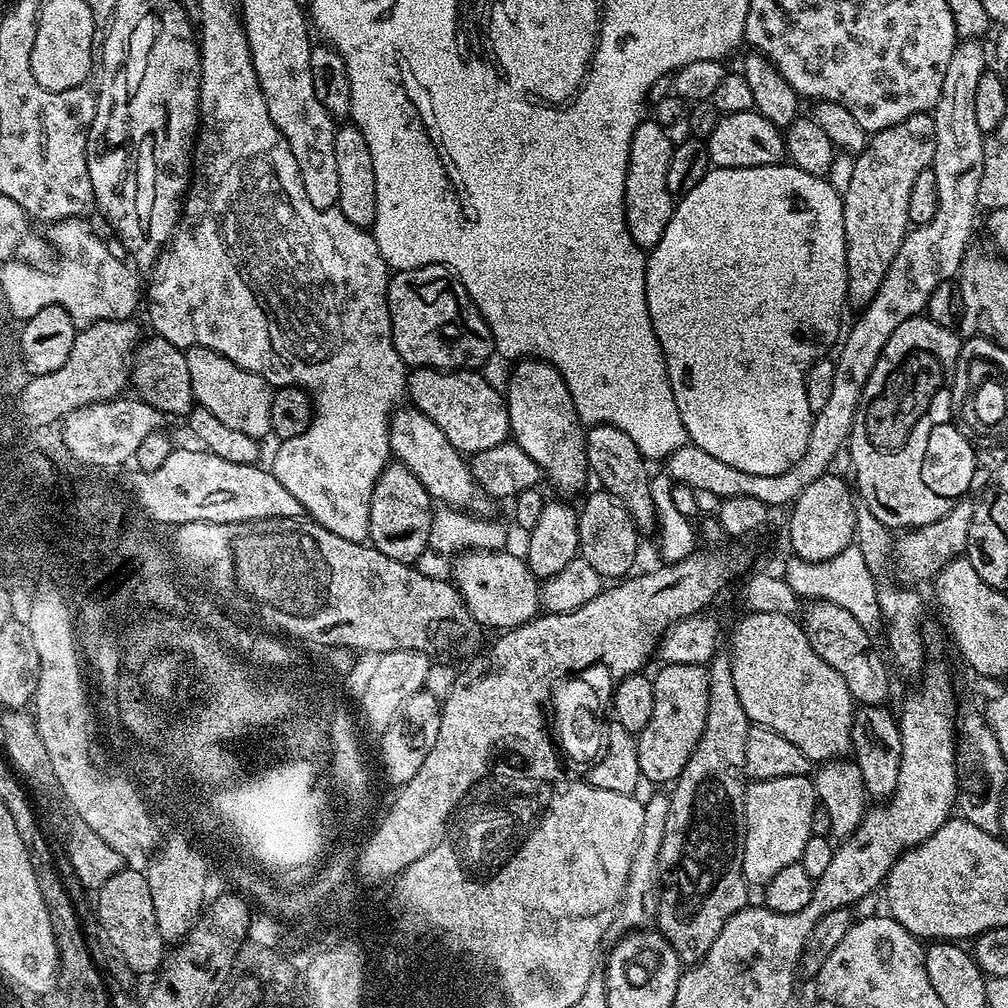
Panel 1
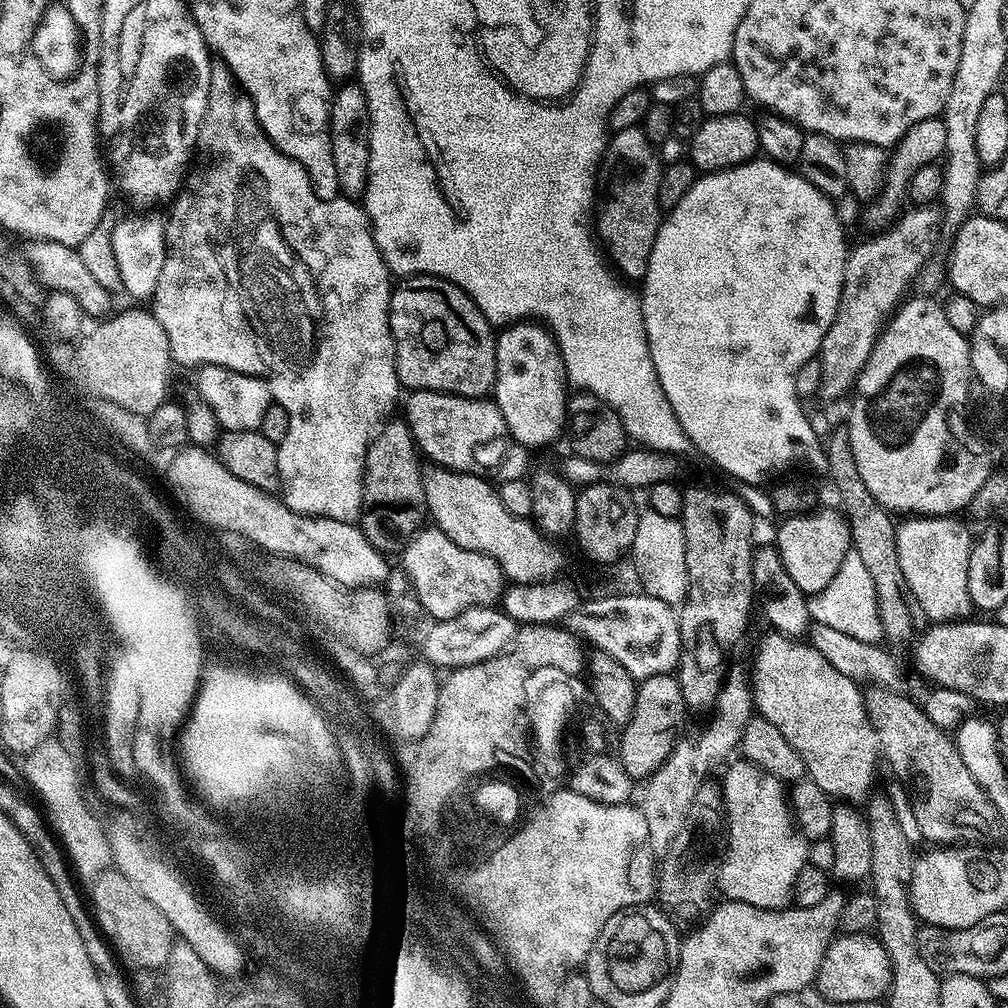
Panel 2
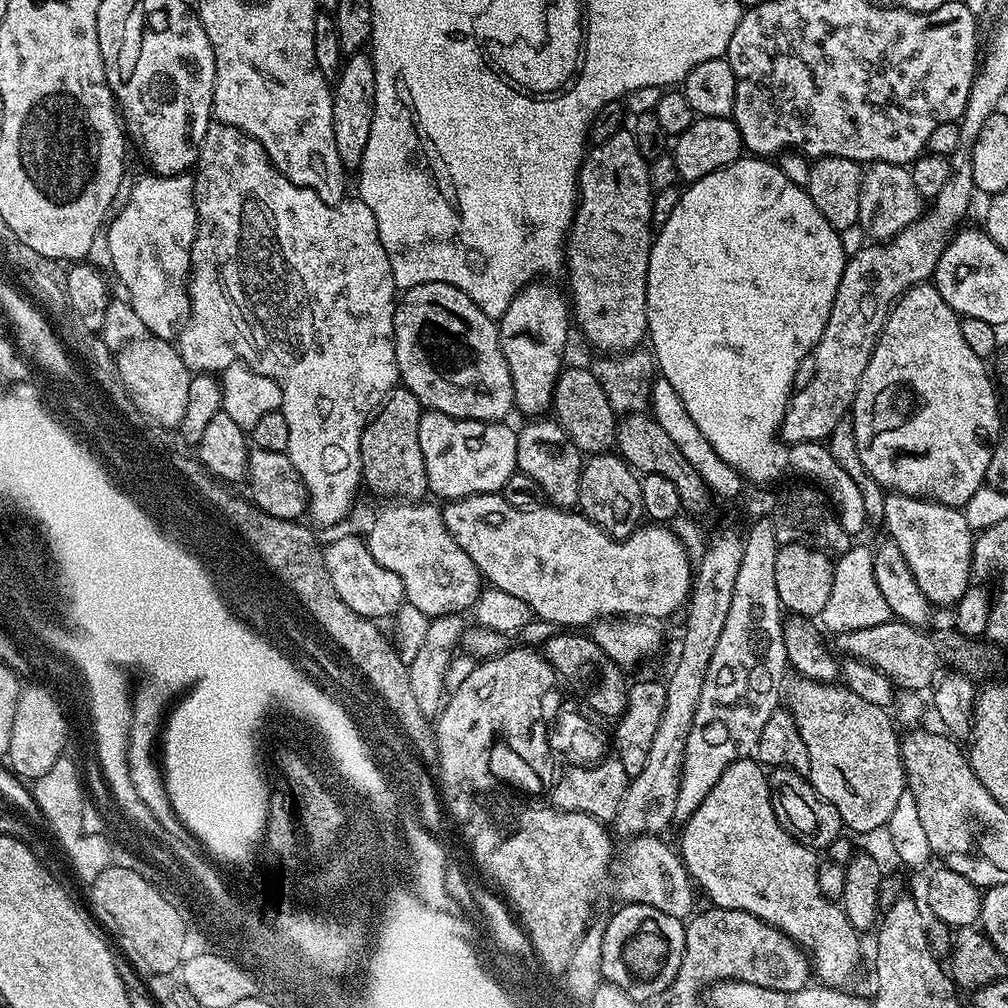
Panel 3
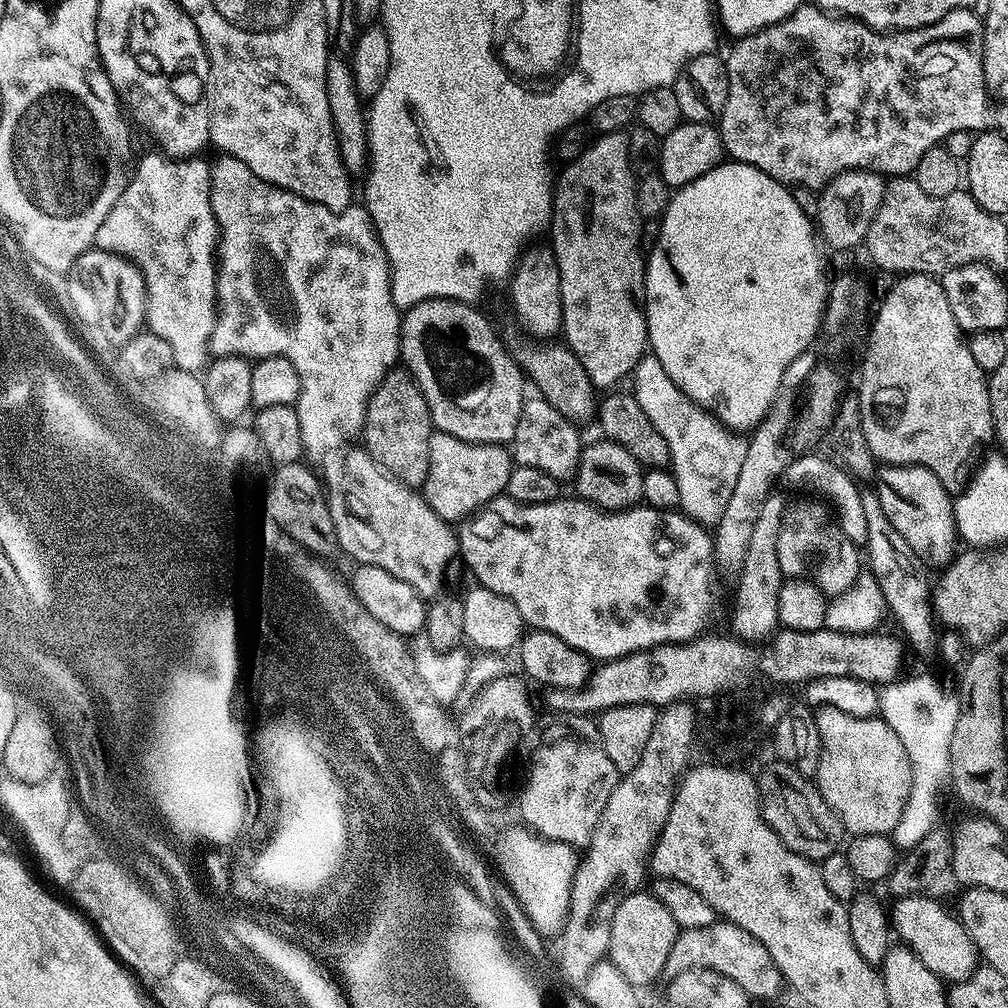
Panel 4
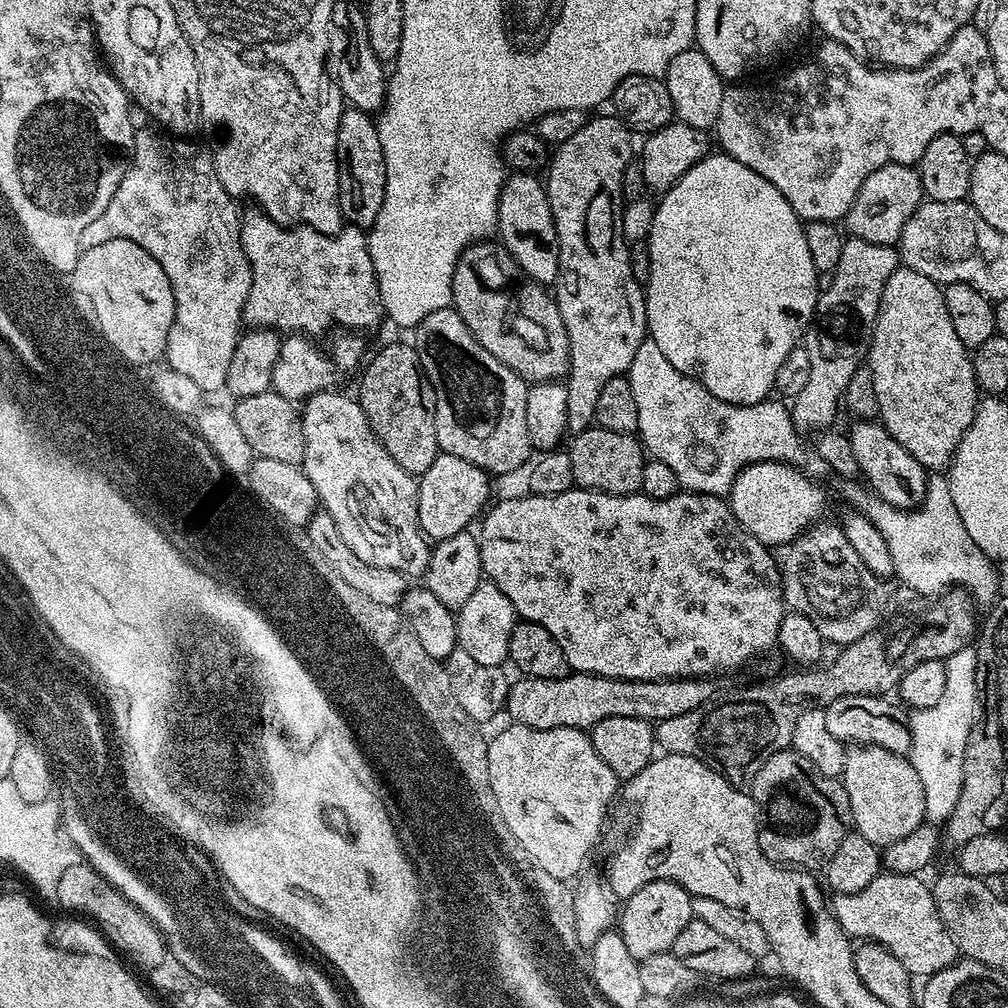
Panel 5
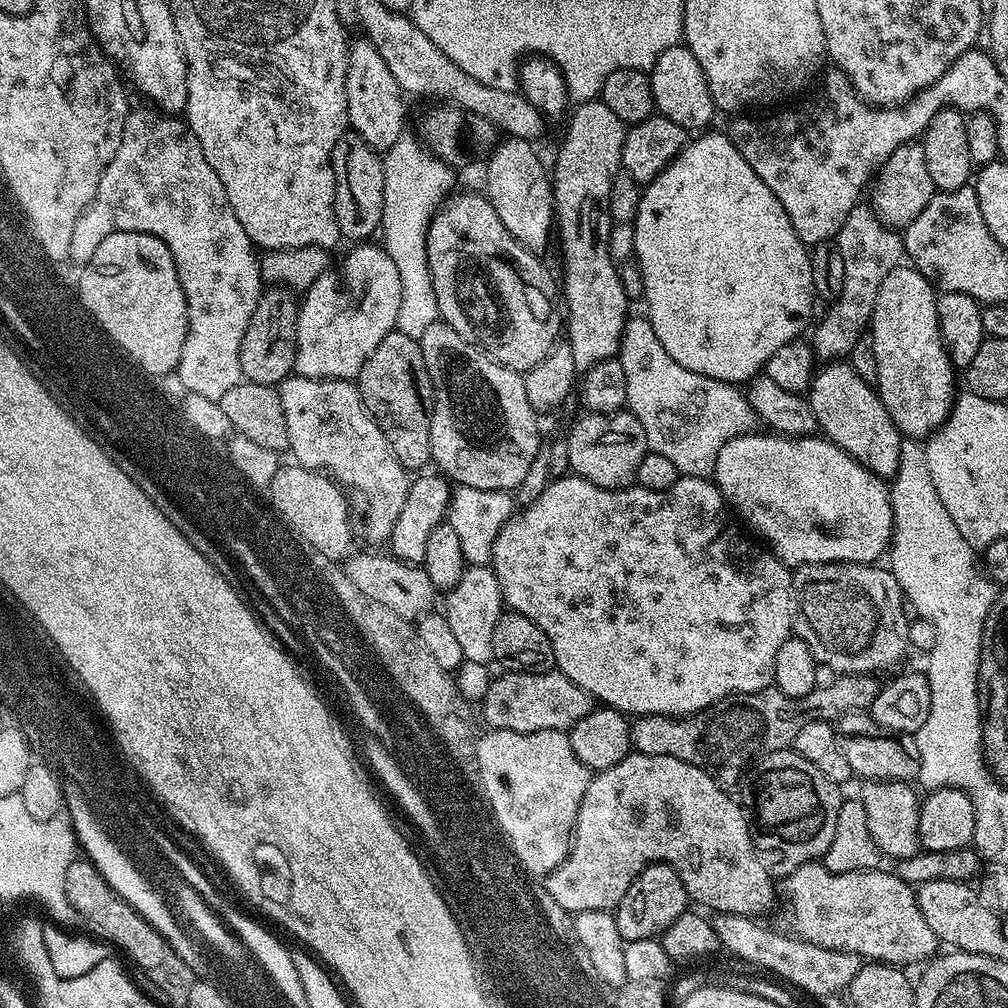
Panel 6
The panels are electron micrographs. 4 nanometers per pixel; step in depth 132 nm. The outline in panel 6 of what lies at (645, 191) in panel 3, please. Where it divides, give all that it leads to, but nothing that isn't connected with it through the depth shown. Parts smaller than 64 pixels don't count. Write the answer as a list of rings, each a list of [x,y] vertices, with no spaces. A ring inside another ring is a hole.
[[[599,98],[575,107],[568,133],[556,152],[556,165],[551,165],[550,179],[554,228],[564,255],[562,308],[566,313],[566,343],[574,354],[574,366],[583,370],[619,353],[624,327],[630,319],[630,301],[610,254],[610,186],[614,186],[614,178],[622,170],[626,126]]]

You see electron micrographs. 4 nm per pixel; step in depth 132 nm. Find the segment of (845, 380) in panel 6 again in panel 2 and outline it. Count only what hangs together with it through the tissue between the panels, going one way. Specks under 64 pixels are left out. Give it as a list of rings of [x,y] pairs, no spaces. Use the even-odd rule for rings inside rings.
[[[916,516],[905,520],[908,521],[896,530],[898,566],[902,566],[902,578],[906,578],[906,586],[910,586],[910,594],[914,594],[925,617],[938,624],[971,617],[974,609],[968,571],[974,532],[960,518],[952,516]]]

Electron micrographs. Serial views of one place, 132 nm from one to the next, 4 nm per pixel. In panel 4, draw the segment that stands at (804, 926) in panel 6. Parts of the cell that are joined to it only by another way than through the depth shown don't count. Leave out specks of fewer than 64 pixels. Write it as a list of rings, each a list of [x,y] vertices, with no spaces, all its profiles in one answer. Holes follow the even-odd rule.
[[[931,895],[927,896],[901,896],[895,901],[896,905],[890,908],[890,923],[895,935],[902,939],[903,947],[909,948],[913,954],[936,976],[945,982],[955,982],[970,978],[970,974],[978,967],[978,953],[974,942],[970,938],[968,931],[960,925],[959,915],[947,912],[938,901],[932,900]]]

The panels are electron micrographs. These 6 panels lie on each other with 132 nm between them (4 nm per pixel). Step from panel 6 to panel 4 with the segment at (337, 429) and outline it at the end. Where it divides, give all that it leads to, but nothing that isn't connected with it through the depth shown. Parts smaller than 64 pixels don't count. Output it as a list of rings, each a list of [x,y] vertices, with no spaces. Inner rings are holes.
[[[349,447],[343,453],[340,492],[344,495],[344,509],[333,511],[335,543],[360,560],[361,565],[378,566],[414,586],[421,596],[435,597],[444,584],[452,555],[455,557],[458,552],[458,536],[453,525],[434,514],[417,489],[408,487],[382,467],[367,447],[359,447]]]

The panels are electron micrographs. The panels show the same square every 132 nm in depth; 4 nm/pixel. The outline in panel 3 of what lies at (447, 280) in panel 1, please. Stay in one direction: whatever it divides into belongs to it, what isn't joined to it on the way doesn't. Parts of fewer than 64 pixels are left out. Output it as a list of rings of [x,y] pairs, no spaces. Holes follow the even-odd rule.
[[[426,282],[407,289],[399,297],[394,314],[396,365],[400,371],[399,383],[418,398],[425,409],[459,420],[486,420],[504,422],[514,412],[514,394],[510,382],[510,370],[500,345],[500,330],[492,320],[458,286],[446,282]]]

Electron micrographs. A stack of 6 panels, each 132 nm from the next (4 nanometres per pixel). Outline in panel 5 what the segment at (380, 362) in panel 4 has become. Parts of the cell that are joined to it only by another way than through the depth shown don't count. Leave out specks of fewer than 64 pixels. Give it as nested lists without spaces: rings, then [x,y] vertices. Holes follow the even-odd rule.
[[[251,210],[252,212],[244,212],[242,223],[240,226],[240,245],[248,259],[248,265],[252,271],[252,285],[250,286],[250,294],[244,303],[244,314],[242,317],[245,325],[251,326],[253,329],[267,328],[275,330],[280,334],[313,334],[312,332],[320,332],[328,323],[333,320],[336,324],[341,324],[344,328],[376,328],[382,321],[382,305],[380,302],[380,287],[376,281],[376,271],[374,270],[374,262],[368,253],[368,238],[361,229],[351,226],[341,228],[338,234],[327,236],[313,228],[305,228],[303,226],[285,226],[283,224],[275,224],[274,221],[266,215],[265,212],[259,210]]]

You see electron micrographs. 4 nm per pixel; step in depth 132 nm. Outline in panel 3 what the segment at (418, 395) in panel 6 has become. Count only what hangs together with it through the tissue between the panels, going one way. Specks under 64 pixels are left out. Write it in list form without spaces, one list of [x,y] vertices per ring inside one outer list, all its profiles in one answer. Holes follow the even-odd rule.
[[[397,386],[384,399],[382,407],[369,420],[362,434],[360,447],[360,475],[365,489],[373,488],[380,498],[391,498],[396,502],[420,502],[429,495],[428,479],[426,478],[426,462],[422,458],[422,446],[418,446],[418,422],[422,405],[410,390]]]

